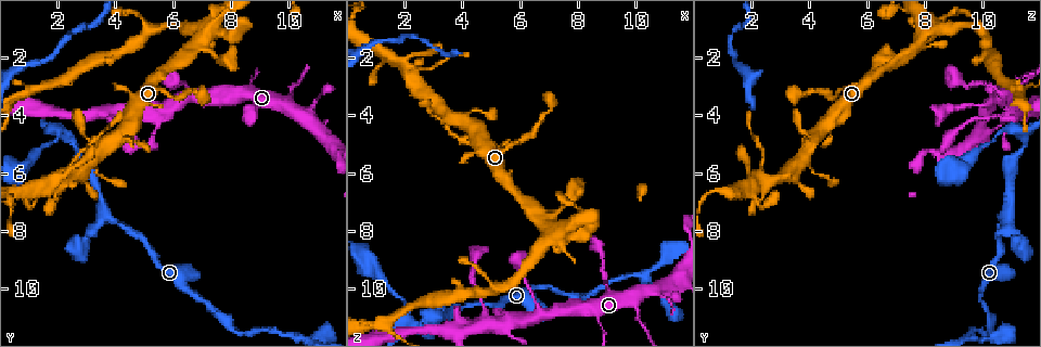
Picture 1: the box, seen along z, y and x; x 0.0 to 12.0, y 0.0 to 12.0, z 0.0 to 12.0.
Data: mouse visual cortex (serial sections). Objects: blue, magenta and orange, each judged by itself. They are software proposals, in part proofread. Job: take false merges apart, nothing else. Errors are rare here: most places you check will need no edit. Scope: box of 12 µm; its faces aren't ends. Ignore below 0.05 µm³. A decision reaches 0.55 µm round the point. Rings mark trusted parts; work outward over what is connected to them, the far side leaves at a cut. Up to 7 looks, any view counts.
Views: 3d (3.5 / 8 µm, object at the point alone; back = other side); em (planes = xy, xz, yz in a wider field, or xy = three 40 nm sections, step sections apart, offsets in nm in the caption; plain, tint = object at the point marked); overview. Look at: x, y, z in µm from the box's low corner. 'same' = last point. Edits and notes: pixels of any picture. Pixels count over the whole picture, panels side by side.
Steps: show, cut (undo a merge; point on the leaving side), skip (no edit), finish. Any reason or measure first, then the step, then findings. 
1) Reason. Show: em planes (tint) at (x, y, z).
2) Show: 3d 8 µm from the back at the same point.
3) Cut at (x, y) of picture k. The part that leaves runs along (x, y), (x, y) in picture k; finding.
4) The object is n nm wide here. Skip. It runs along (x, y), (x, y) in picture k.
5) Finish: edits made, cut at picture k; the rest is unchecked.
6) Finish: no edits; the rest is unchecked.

Arms part here. Show: 3d 3.5 µm at (5.2, 1.0, 10.0).

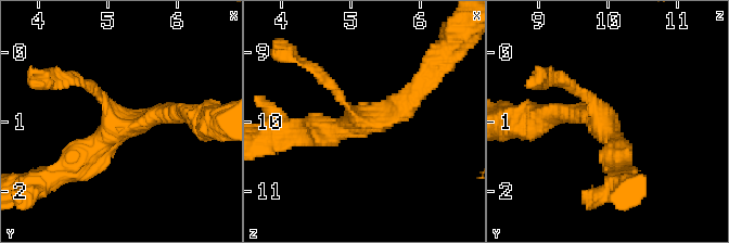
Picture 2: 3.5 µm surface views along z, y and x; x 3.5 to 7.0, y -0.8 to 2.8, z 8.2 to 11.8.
Shape alone is not enough. Show: em planes (tint) at (5.15, 1.05, 10.00).

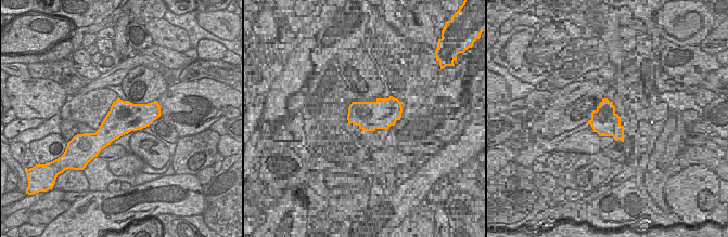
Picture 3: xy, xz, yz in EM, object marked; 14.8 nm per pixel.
Skip. It runs along (175, 113), (118, 127), (62, 174) in picture 2; continuous, no second cell.

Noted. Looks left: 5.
Narrows sharply. Show: 3d 3.5 µm at (3.5, 6.6, 11.0).

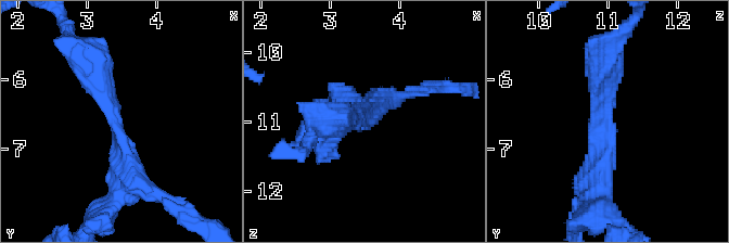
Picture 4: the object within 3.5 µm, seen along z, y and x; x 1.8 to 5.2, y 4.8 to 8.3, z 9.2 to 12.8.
The arms are 350, 350 nm wide. Show: em xy step 3 (tint) at (3.45, 6.65, 10.95).

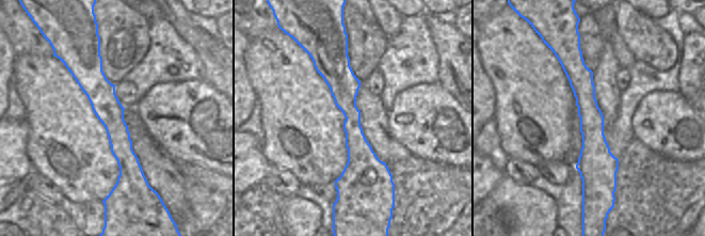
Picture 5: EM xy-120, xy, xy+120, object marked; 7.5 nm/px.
The object is 220 nm wide here. Skip. It runs along (345, 47), (362, 188) in picture 5; one cell here.

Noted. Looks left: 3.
Side arm on a straight run. Show: 3d 3.5 µm at (1.4, 3.0, 11.2).

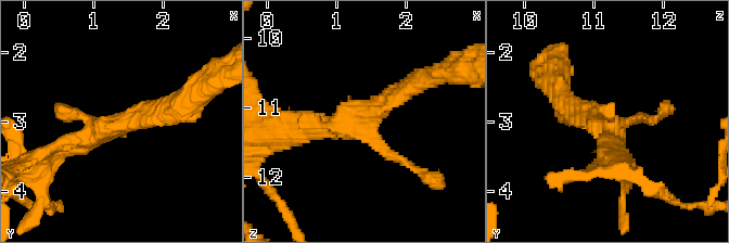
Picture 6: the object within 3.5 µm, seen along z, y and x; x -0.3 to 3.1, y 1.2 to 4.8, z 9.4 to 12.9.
Show: em xy step 2 (tint) at (1.40, 3.05, 11.15).

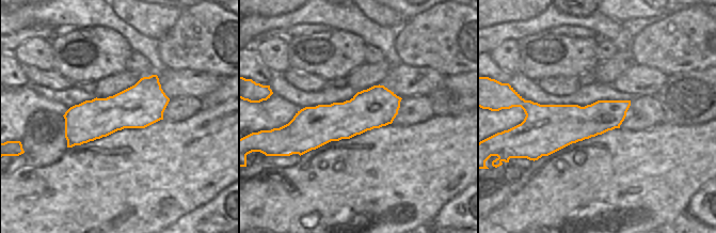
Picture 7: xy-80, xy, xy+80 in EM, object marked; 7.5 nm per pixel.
The object is 300 nm wide here. Skip. It runs along (422, 78), (366, 117), (302, 137) in picture 6; all the same cell.

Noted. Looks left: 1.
Finish: no edits; the rest is unchecked.

